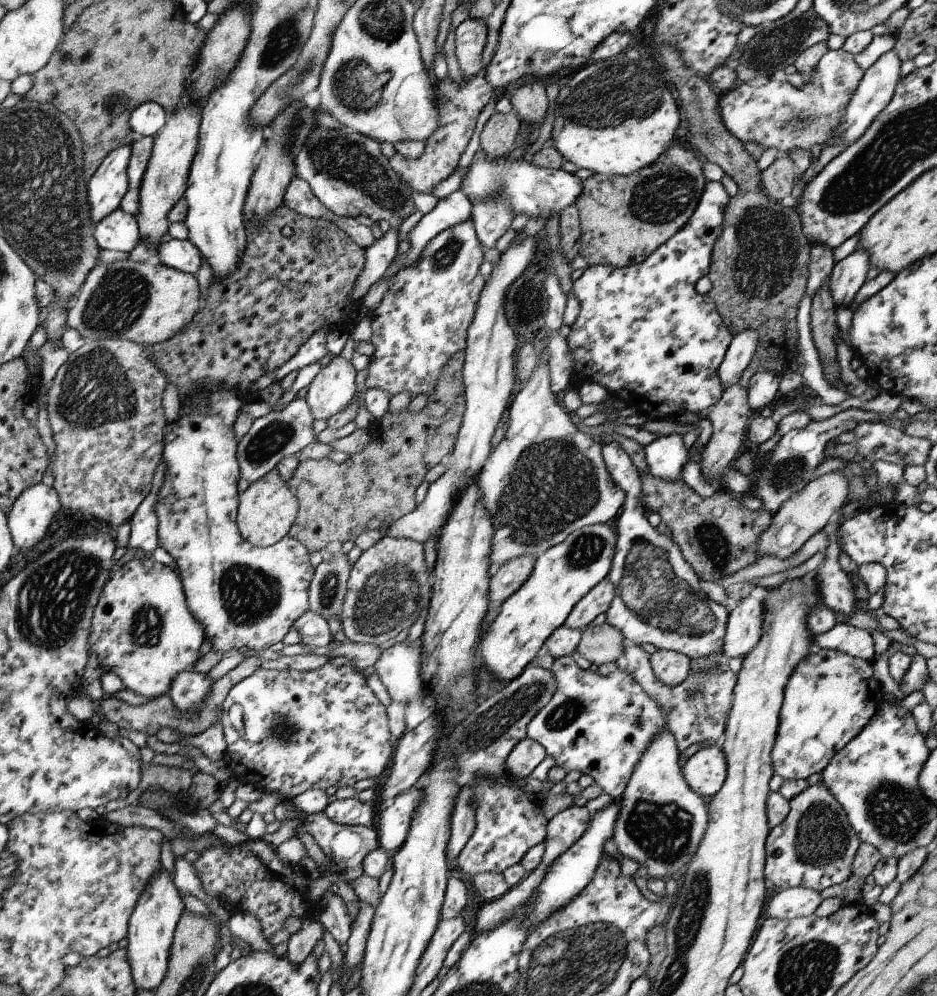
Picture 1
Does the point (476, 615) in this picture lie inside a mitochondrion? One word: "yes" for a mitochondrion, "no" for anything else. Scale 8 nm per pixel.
no

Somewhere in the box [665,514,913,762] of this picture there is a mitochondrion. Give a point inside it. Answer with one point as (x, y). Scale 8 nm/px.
(707, 538)

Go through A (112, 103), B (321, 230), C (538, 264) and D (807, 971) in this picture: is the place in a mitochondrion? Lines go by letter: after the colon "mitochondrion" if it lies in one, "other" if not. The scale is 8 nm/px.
A: mitochondrion
B: other
C: other
D: mitochondrion

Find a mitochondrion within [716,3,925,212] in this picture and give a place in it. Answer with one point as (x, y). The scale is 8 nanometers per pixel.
(777, 41)

